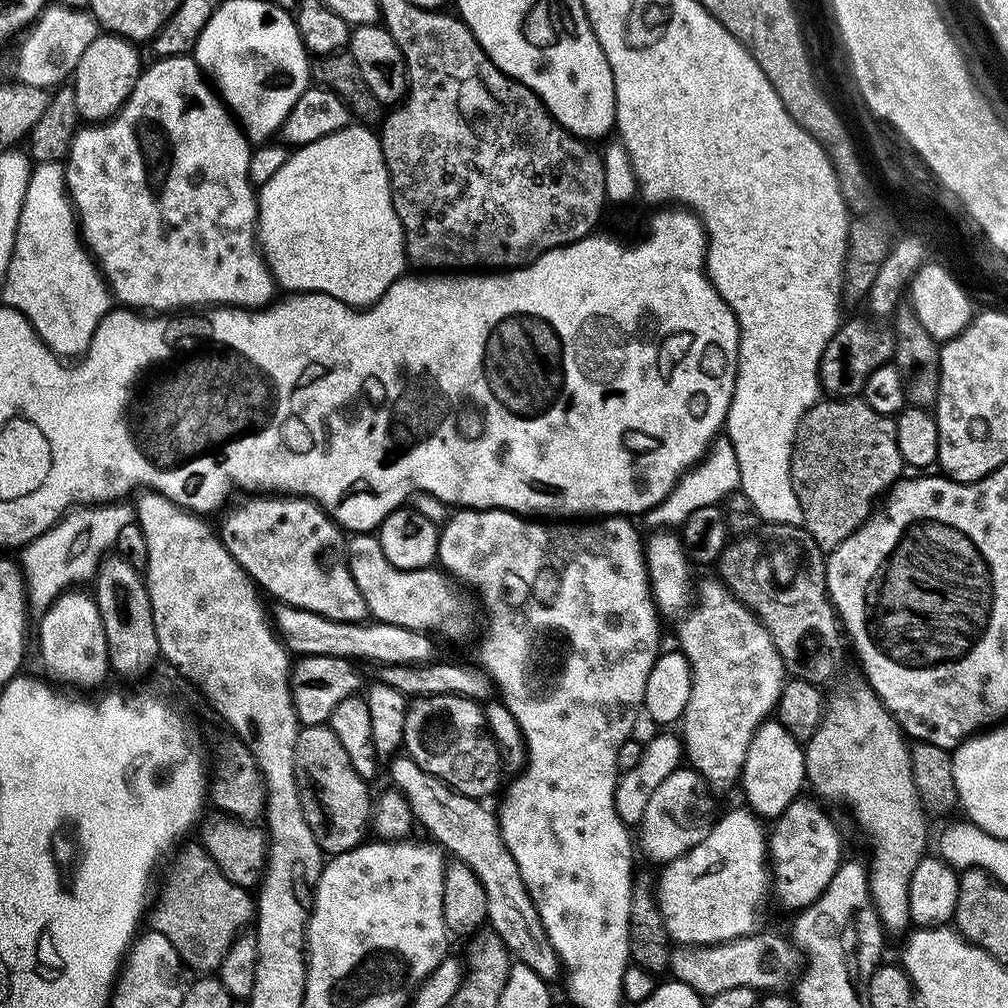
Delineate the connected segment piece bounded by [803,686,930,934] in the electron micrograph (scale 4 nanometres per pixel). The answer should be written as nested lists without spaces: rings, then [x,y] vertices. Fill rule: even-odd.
[[[867,686],[840,692],[827,701],[824,717],[814,730],[814,738],[804,745],[804,775],[809,789],[813,788],[817,797],[836,804],[845,804],[852,811],[856,824],[872,839],[872,861],[867,861],[868,885],[872,895],[872,905],[885,933],[903,933],[912,924],[910,918],[910,874],[914,866],[929,851],[928,819],[929,813],[920,800],[915,788],[914,774],[911,772],[911,750],[906,733],[886,710],[886,706]]]

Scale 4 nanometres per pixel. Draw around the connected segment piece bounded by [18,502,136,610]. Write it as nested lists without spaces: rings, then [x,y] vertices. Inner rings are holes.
[[[109,502],[103,506],[76,506],[53,528],[24,545],[19,553],[18,563],[24,574],[27,603],[33,609],[36,607],[37,610],[43,610],[73,586],[84,586],[87,580],[89,583],[95,577],[100,561],[115,545],[118,530],[123,530],[135,519],[136,509],[128,502]]]

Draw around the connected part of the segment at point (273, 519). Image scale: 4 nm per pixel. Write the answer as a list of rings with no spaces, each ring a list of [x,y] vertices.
[[[256,494],[244,499],[248,500],[233,512],[223,513],[224,525],[218,528],[218,535],[238,566],[269,597],[338,622],[358,624],[369,619],[362,590],[348,569],[345,533],[315,502],[287,494]]]

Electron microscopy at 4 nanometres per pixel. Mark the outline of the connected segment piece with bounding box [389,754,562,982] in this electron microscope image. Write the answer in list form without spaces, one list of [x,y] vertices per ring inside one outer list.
[[[406,754],[395,755],[390,761],[391,784],[409,804],[415,823],[424,827],[429,837],[451,854],[474,870],[476,877],[486,890],[487,923],[491,931],[502,938],[509,953],[519,963],[530,966],[534,974],[543,980],[552,982],[561,975],[560,960],[556,957],[554,946],[548,941],[542,918],[534,906],[526,882],[514,862],[514,854],[506,846],[500,833],[500,821],[497,813],[487,808],[487,803],[464,796],[454,791],[448,784],[434,778],[428,771],[422,770]]]

